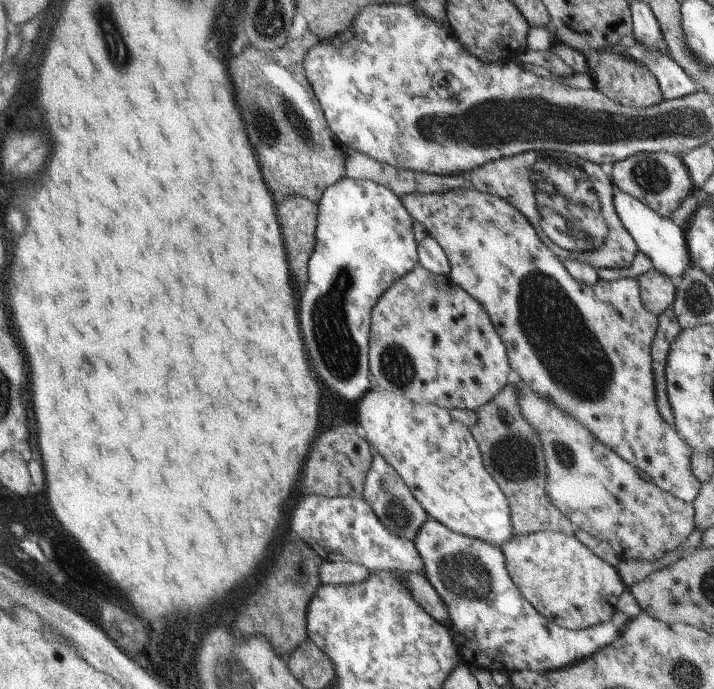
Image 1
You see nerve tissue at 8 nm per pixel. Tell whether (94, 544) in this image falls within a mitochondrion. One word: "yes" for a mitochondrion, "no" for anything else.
yes

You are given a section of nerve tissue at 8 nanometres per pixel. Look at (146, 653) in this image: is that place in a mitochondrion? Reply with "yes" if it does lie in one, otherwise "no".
no

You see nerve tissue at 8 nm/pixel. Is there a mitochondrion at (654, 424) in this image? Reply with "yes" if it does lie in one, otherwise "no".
no

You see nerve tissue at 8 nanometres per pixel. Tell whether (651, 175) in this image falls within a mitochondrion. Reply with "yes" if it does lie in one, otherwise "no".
yes

